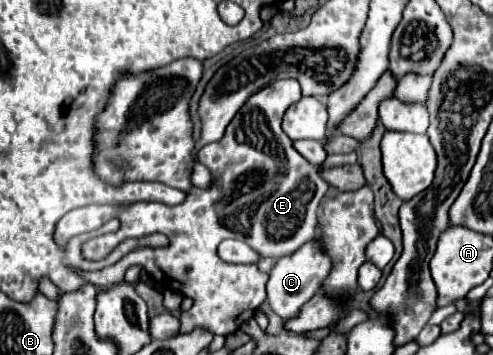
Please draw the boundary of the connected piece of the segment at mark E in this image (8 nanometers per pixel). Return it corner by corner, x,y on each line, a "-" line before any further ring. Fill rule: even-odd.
280,79
254,93
228,123
224,137
216,145
202,147
202,161
210,169
212,181
208,187
190,187
184,203
168,207
156,201
138,201
128,205
86,205
72,209
56,225
56,245
66,247
74,235
98,229
112,217
120,219
122,227
116,233
88,241
82,249
84,257
100,259
126,239
164,233
170,241
168,245
136,247
118,263
100,271
88,271
82,279
96,287
108,287
110,283
118,283
130,265
138,263
160,287
192,297
194,305
180,313
180,335
188,335
198,327
222,337
238,331
266,301
268,277
258,273
254,263
242,265
222,261
216,253
220,241
240,239
262,257
286,257
316,235
316,211
330,189
318,169
294,151
292,141
280,127
284,111
300,97
302,93
296,79

